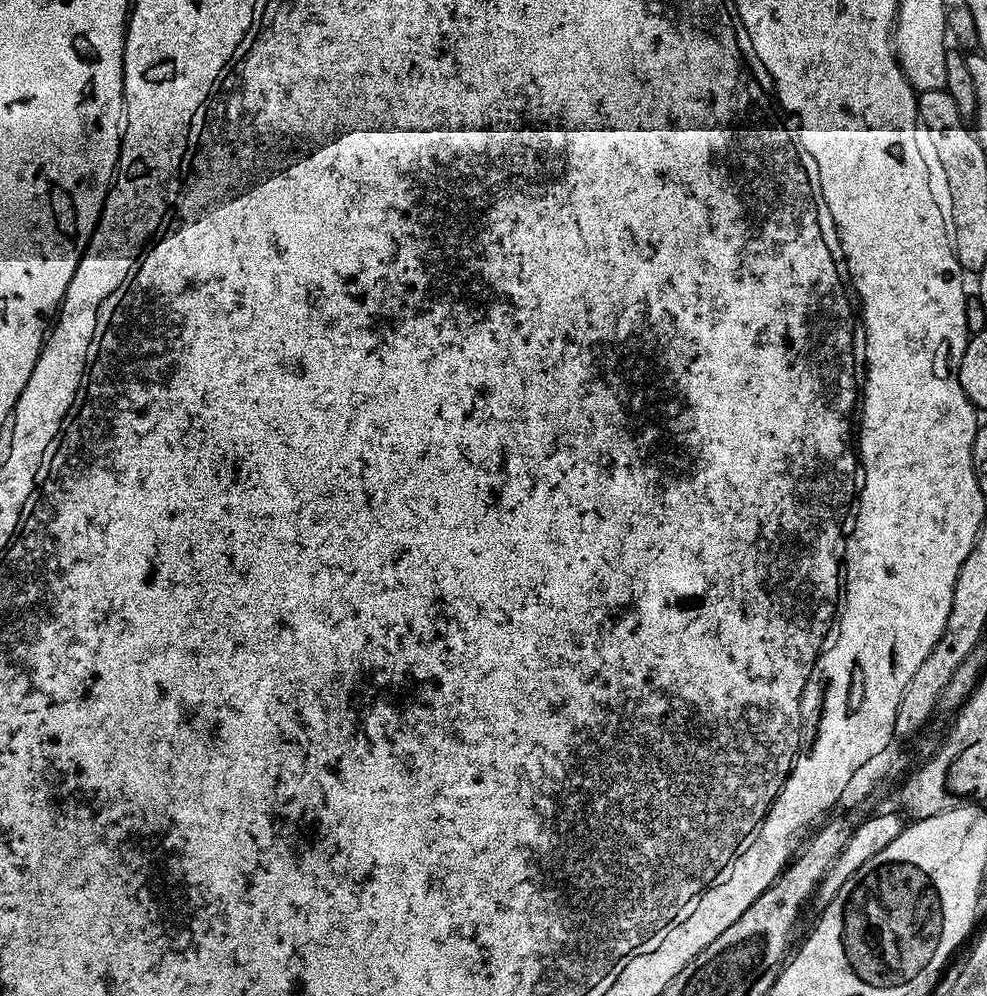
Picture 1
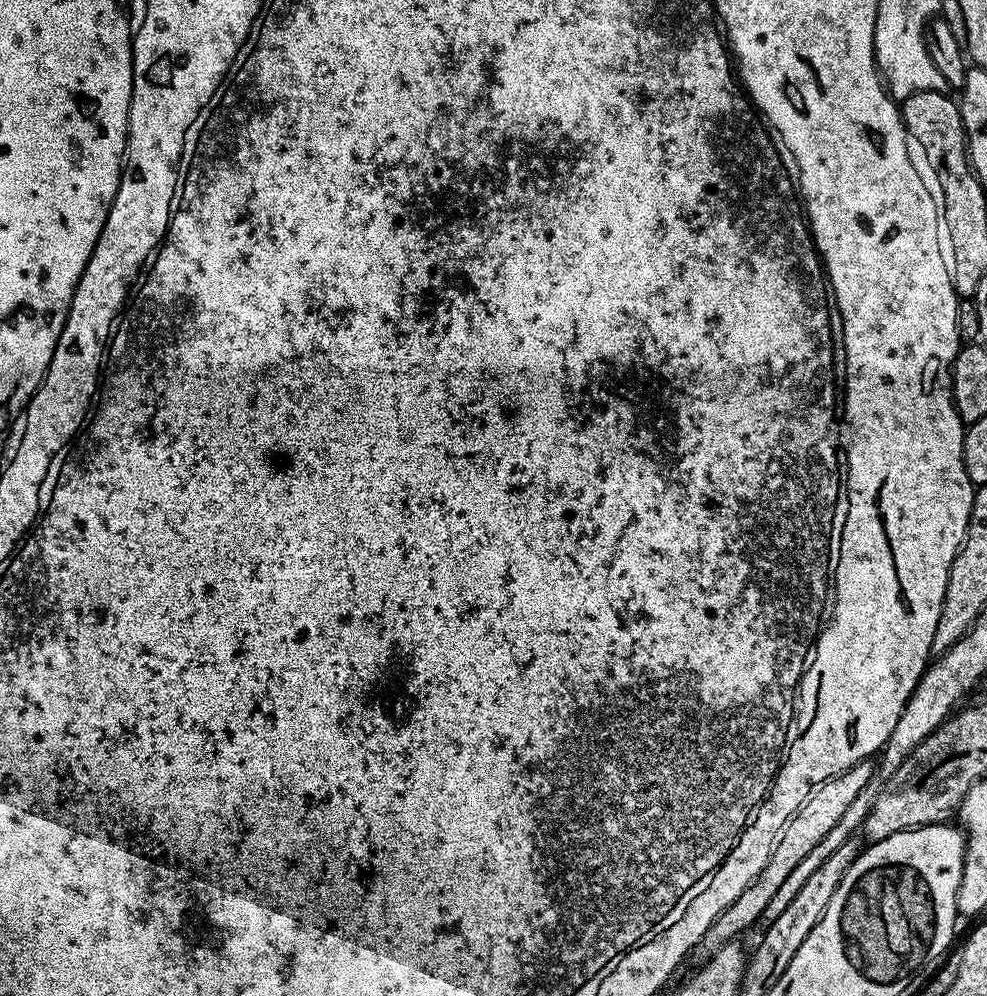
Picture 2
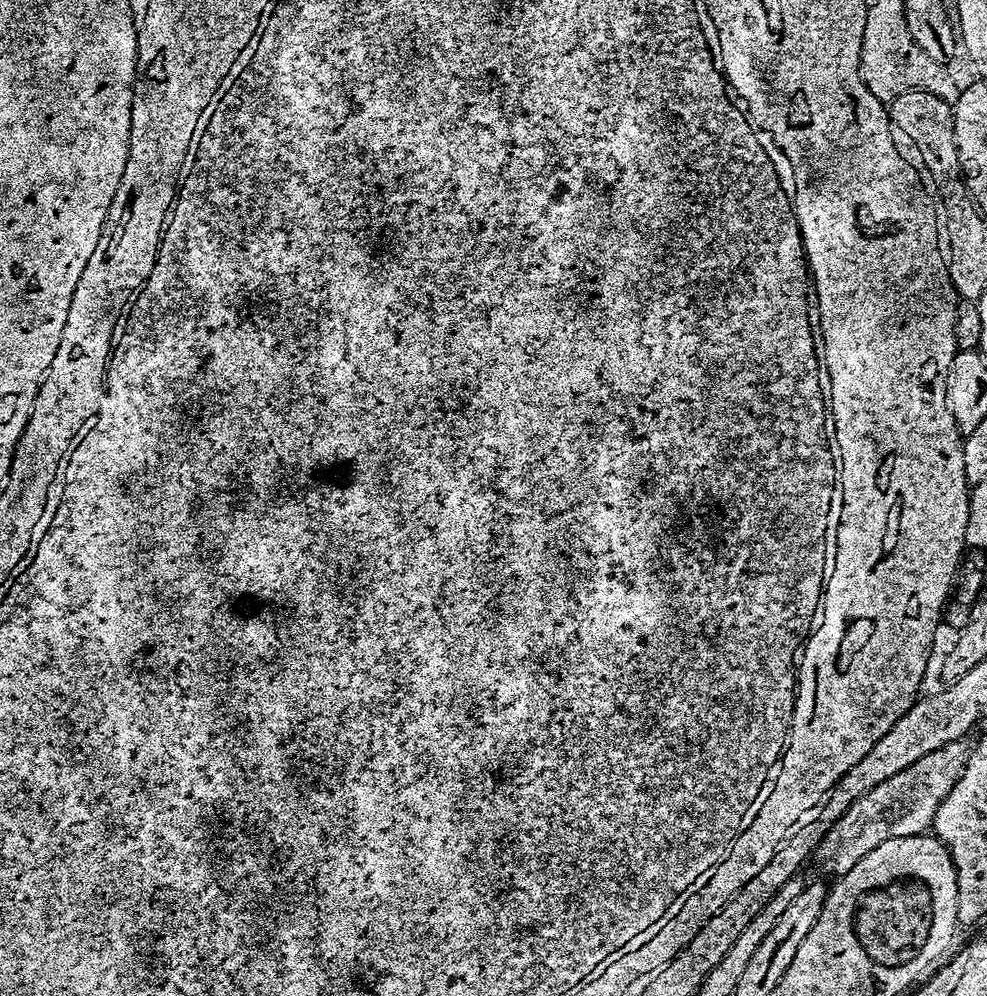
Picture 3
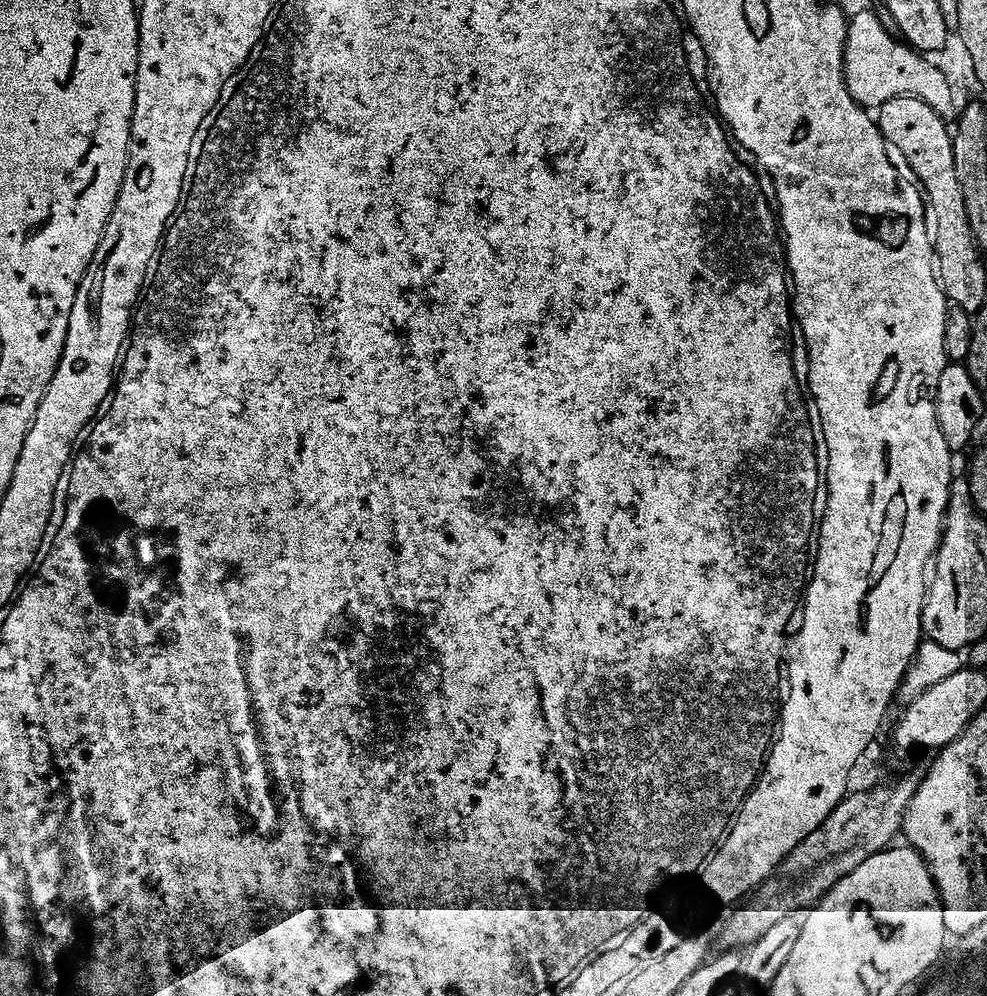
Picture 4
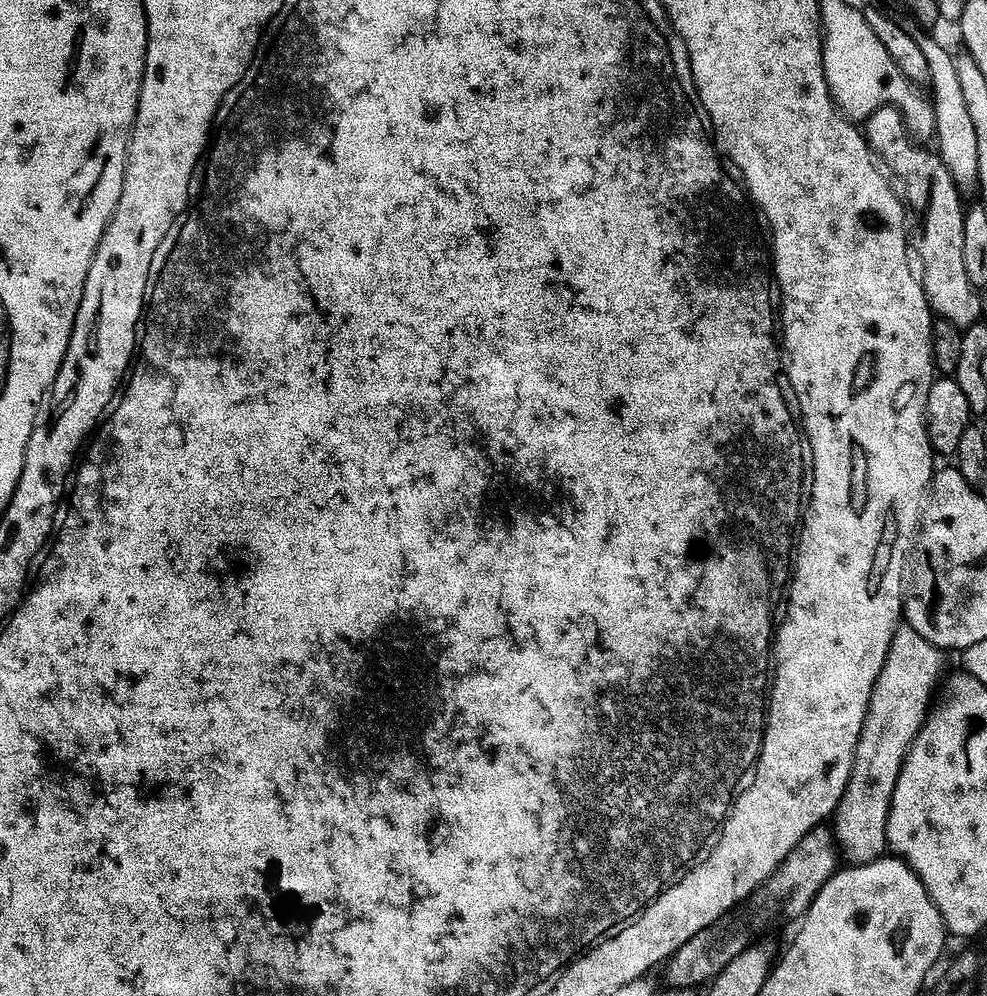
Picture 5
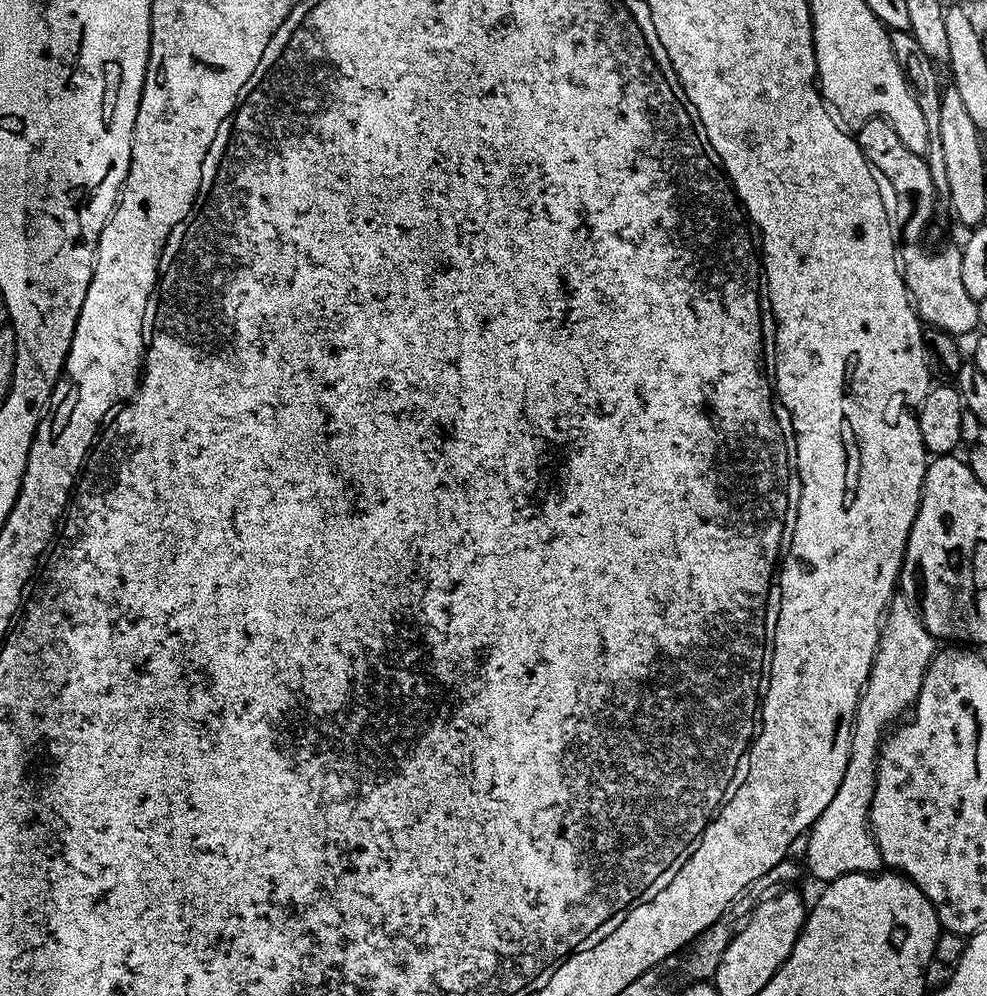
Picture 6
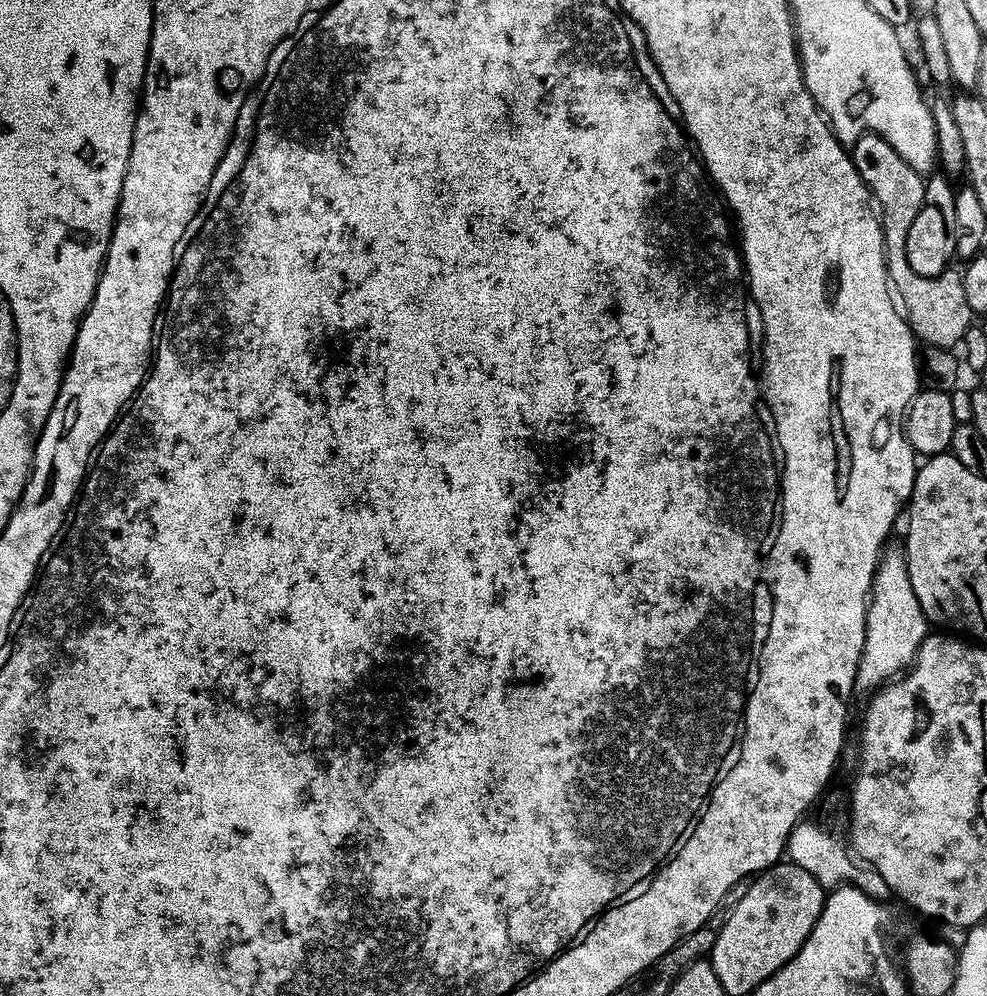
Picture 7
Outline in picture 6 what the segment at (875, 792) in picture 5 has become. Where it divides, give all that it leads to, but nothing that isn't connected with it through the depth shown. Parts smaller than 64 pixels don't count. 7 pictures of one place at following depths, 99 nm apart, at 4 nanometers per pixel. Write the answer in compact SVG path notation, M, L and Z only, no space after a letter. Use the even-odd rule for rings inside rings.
M900 598L893 599L881 623L876 656L856 707L856 722L852 726L850 754L846 774L842 774L842 786L838 786L838 794L830 798L830 806L818 814L806 833L808 845L804 848L804 856L808 859L808 868L823 882L855 872L875 874L885 867L868 823L876 785L876 757L886 733L915 704L922 678L937 651L937 641L924 629L917 609Z

